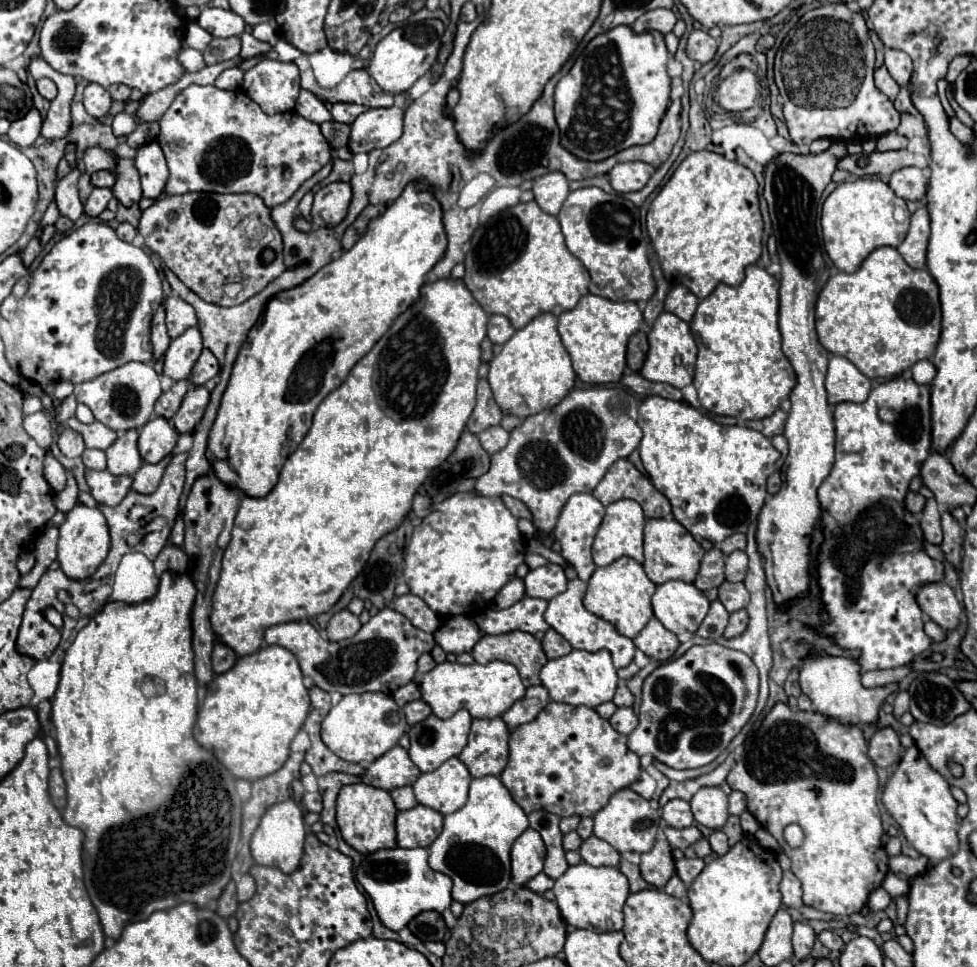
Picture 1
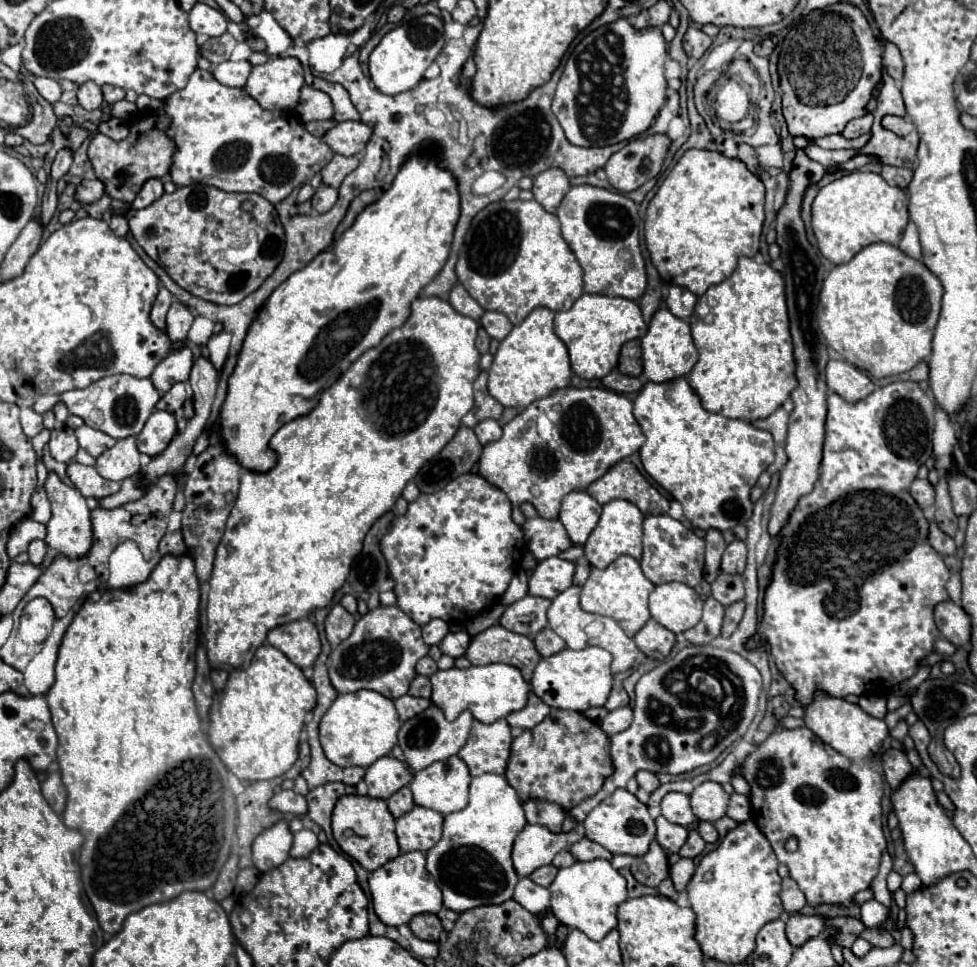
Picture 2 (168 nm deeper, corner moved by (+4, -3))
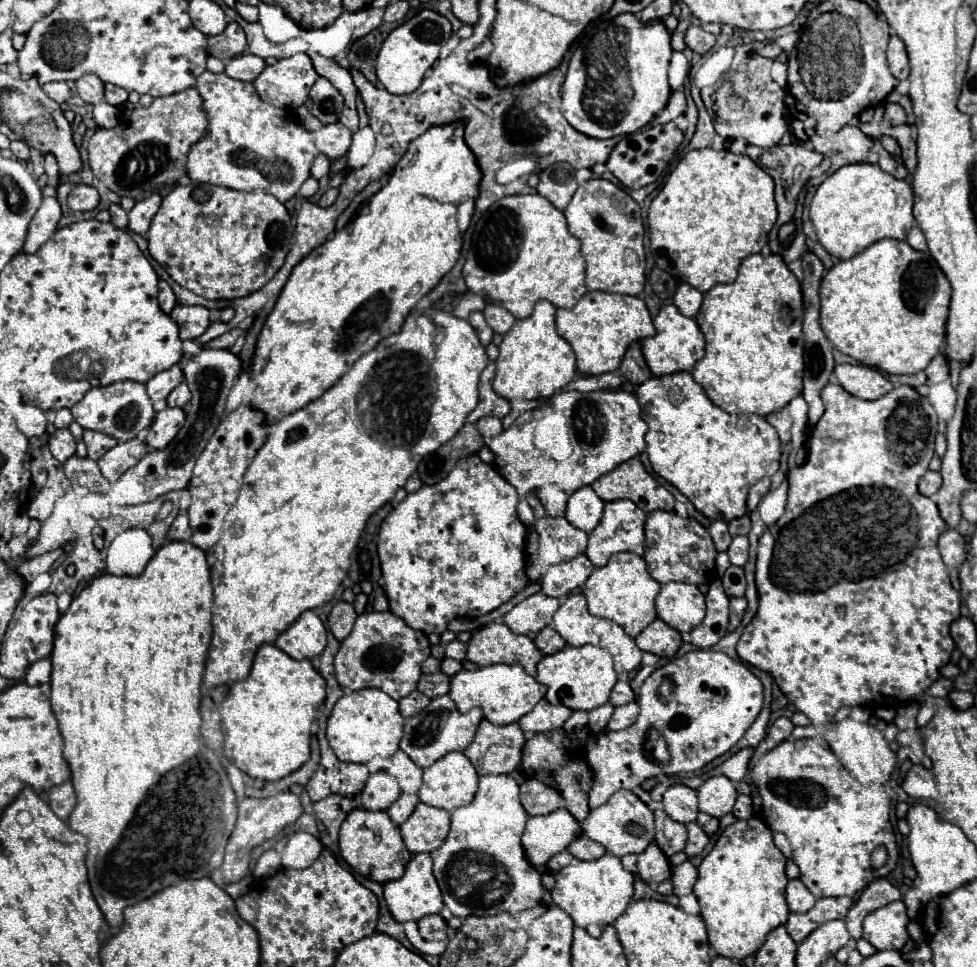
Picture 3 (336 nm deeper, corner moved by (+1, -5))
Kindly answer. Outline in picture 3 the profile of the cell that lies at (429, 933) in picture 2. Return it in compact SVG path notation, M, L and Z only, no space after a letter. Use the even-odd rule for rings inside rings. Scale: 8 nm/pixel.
M430 914L420 918L420 934L424 940L444 940L446 934L446 920L438 914Z

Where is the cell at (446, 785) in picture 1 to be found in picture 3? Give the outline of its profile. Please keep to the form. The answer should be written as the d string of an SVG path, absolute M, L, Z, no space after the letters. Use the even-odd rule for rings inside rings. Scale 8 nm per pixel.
M450 752L424 770L424 782L418 798L434 808L454 810L470 804L478 788L478 776L472 762L462 752Z

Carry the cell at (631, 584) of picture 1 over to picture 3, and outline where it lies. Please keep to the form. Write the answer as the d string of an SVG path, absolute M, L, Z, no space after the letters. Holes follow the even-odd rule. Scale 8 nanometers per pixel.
M632 552L614 554L606 566L596 566L584 584L588 612L616 622L632 638L656 618L654 598L658 590L660 590L660 584L652 580L652 576L648 574L644 558Z

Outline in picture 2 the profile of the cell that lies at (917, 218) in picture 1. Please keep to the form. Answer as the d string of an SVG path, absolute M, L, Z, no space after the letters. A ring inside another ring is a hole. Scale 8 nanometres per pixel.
M913 222L907 224L905 228L905 234L903 234L903 240L899 242L899 248L911 256L911 258L921 258L921 244L919 244L919 232L917 232L917 226Z

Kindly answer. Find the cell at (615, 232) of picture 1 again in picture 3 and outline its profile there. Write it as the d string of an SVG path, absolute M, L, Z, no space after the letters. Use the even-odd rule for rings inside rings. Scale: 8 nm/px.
M586 180L580 184L564 210L568 232L582 242L586 260L586 288L614 294L638 296L646 286L646 252L644 224L640 206L618 186L608 180Z

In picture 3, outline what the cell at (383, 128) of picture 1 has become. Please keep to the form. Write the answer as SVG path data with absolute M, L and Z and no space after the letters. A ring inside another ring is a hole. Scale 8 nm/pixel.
M340 122L324 124L320 130L314 132L314 144L324 156L332 160L342 158L348 152L350 140L352 140L352 130Z

